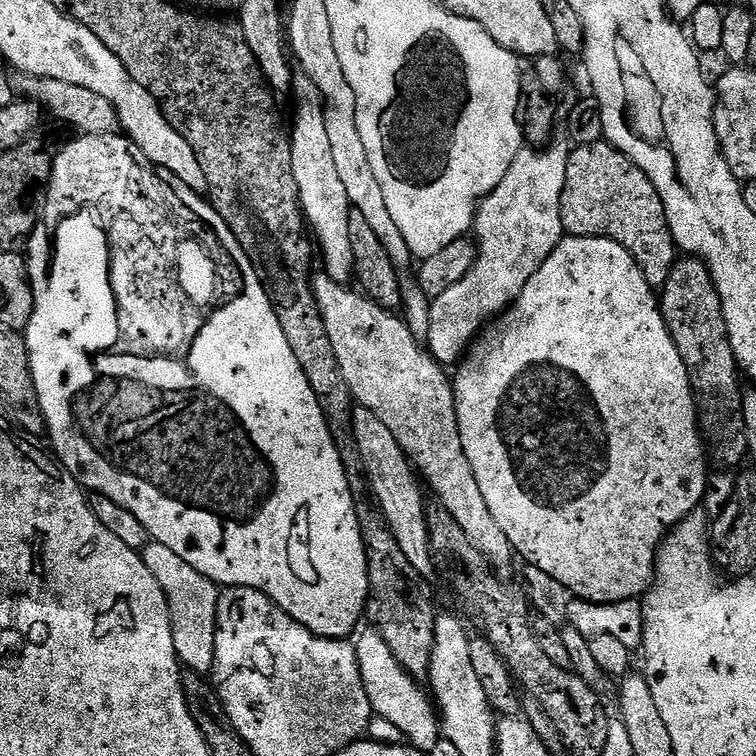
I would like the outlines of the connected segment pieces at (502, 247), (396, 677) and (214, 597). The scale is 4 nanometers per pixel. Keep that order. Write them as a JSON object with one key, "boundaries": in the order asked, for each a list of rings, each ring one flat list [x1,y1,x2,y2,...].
{"boundaries":[[[559,138,553,139,547,146,541,148,536,146,521,148,520,153,514,158,514,162,510,162,510,170,506,170,506,178,502,178,502,182,498,182,496,189,480,201,476,210,476,223,474,225,474,243,478,249,474,266,470,270,470,274,466,274,466,278,462,278,462,282,458,282,455,286,450,286,450,290,446,290,446,294,435,297,431,301,430,330,426,337,426,348,441,366,449,366,448,364,452,363,452,365,455,365,467,353,472,341,480,335,485,325,495,320,497,316,507,312,515,304,518,294,522,294,522,290,526,287,526,282,530,282,530,278,534,278,534,274,542,266,542,262,546,262,546,258,550,258,552,251,564,239,566,233,562,226,560,203,562,202,562,190,566,186,566,166,568,165,569,151,569,145,564,145]],[[375,630,367,631,361,631,355,637,354,643,362,682,366,686,366,694,370,698,373,713,386,718,386,722,394,722,394,726,402,730,405,741,415,748,417,753,431,754,436,743,442,738,441,722,433,701,426,692,424,694,420,689,421,685,413,680,412,675,400,665,398,658,394,658,382,634]],[[150,542,142,549,142,555,146,570,150,570,154,578,158,578,158,586,162,586,168,599,176,657,187,671,207,677,214,666,216,619,221,589,210,578,198,574,198,570,194,570,190,562,178,558,178,554,174,554,174,550,167,546]]]}

